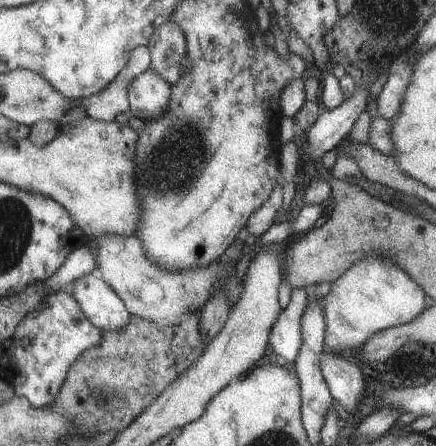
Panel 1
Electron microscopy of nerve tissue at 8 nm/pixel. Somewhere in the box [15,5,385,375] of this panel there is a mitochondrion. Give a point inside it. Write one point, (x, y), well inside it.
(175, 156)

